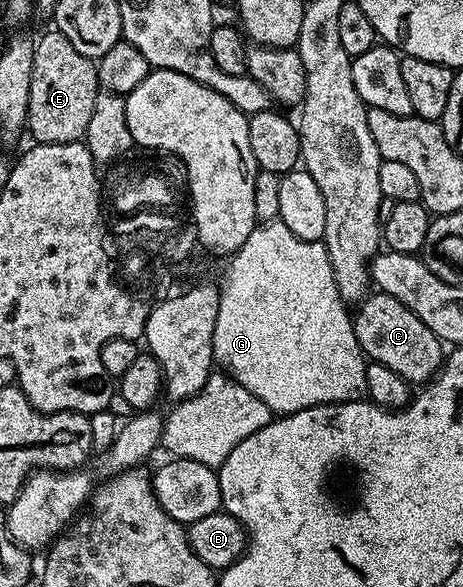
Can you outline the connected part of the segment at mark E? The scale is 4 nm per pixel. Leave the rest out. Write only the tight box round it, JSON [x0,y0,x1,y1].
[26,28,101,144]

